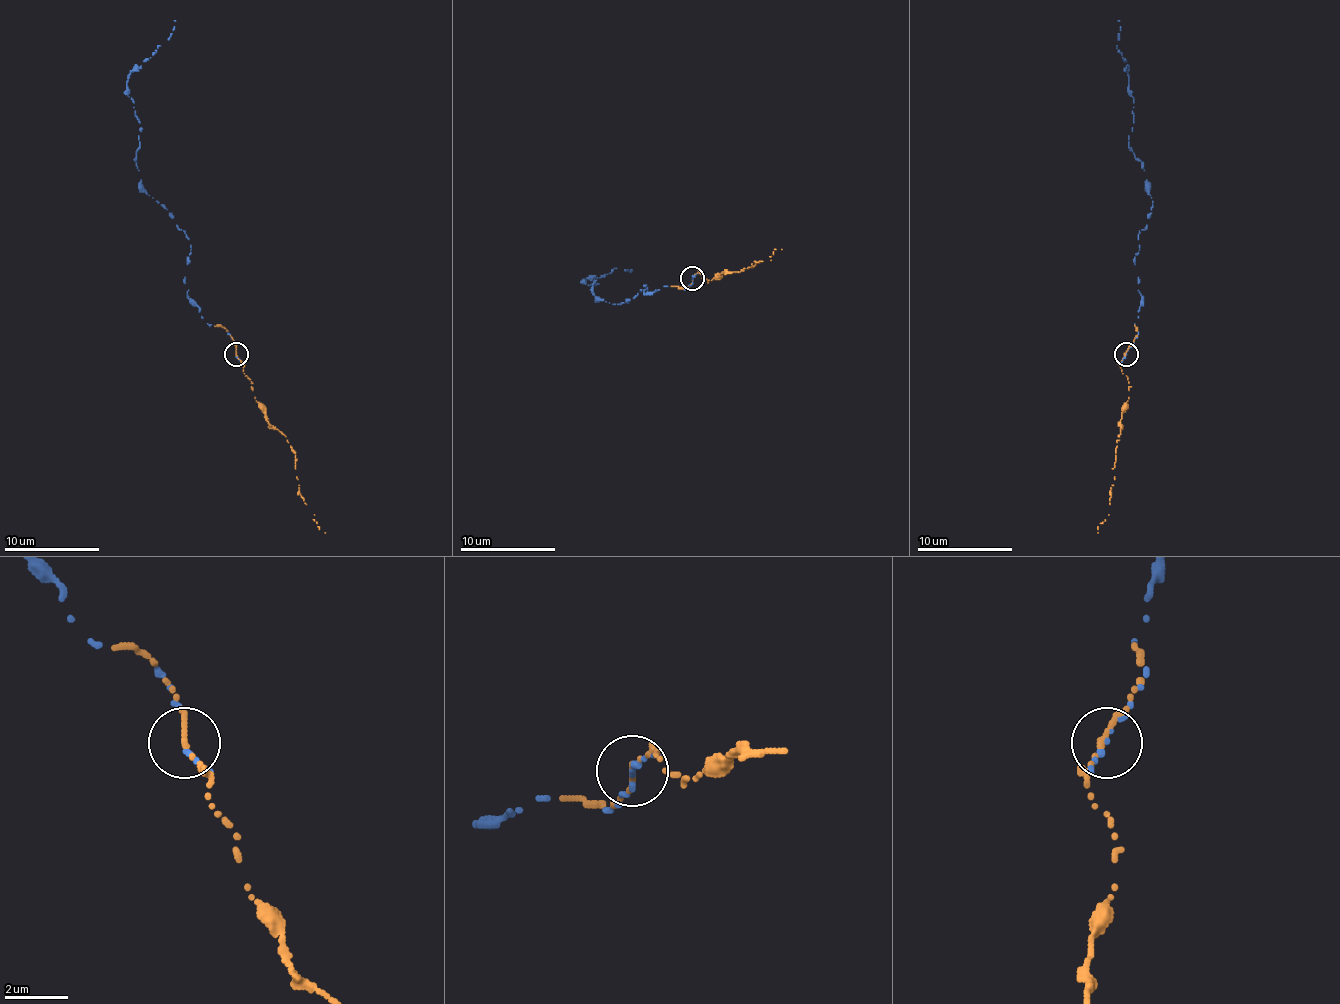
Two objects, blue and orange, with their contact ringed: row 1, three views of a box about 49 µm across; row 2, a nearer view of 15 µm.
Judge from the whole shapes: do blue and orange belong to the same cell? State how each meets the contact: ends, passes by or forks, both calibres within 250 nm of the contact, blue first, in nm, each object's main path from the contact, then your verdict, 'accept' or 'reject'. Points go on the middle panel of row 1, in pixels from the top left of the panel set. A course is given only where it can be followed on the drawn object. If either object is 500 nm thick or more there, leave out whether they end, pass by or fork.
blue ends; orange passes by; calibres 180 and 150 nm; course blue (693, 278), (686, 290), (643, 285), (622, 304), (584, 281), (631, 269); course orange (693, 278), (700, 271), (707, 281), (724, 271), (740, 271), (755, 262), (771, 259), (776, 250), (781, 250); accept

